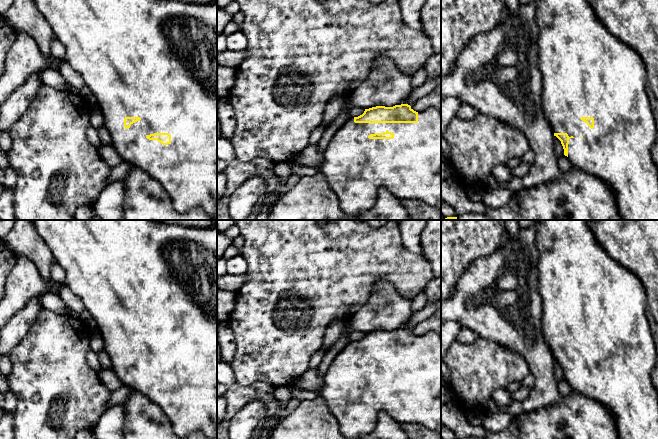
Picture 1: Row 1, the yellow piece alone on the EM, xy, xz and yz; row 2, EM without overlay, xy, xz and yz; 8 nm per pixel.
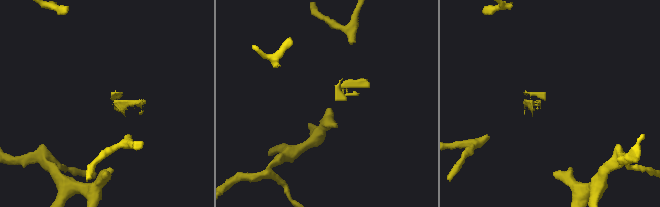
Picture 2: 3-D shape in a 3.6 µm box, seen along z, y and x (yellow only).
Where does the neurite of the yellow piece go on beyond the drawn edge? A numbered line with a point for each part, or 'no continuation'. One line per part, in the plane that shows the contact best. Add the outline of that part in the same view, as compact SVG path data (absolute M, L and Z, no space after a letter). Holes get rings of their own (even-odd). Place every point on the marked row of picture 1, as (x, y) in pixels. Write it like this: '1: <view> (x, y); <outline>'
1: xz (409, 165); M430 107L424 111L418 112L417 123L355 123L354 118L350 117L334 134L323 155L324 159L320 168L320 172L325 175L330 188L337 195L341 210L347 215L359 215L370 210L375 205L378 197L378 192L381 188L386 188L400 200L418 200L436 209L441 209L441 112L434 107ZM387 130L395 134L393 139L368 138L370 134L384 133Z

